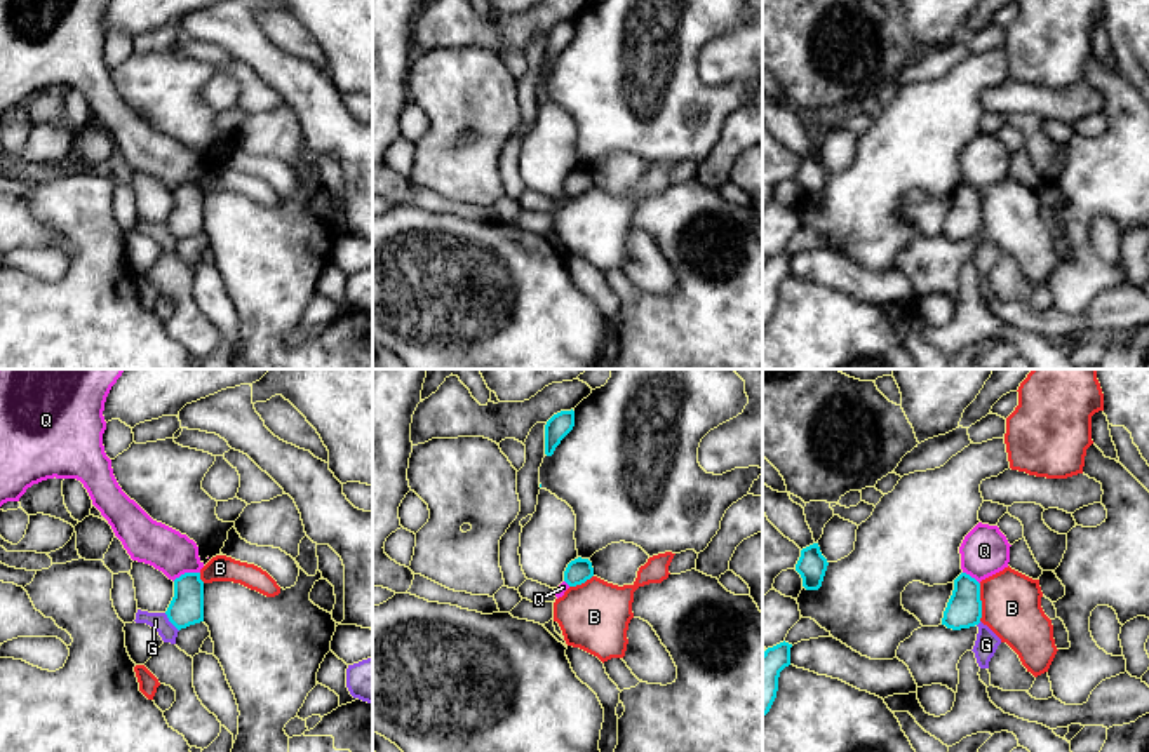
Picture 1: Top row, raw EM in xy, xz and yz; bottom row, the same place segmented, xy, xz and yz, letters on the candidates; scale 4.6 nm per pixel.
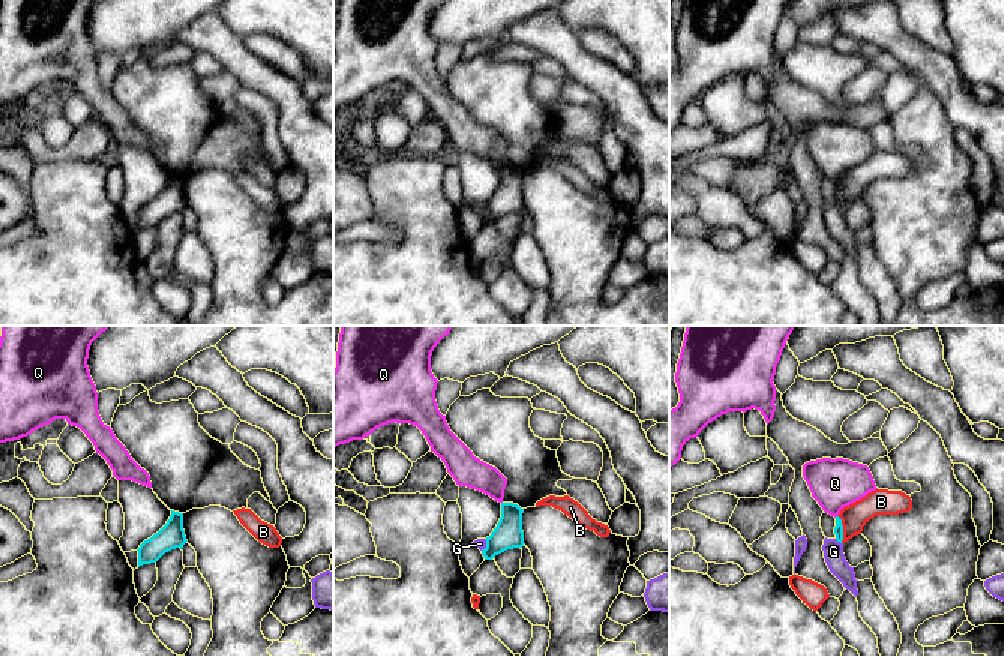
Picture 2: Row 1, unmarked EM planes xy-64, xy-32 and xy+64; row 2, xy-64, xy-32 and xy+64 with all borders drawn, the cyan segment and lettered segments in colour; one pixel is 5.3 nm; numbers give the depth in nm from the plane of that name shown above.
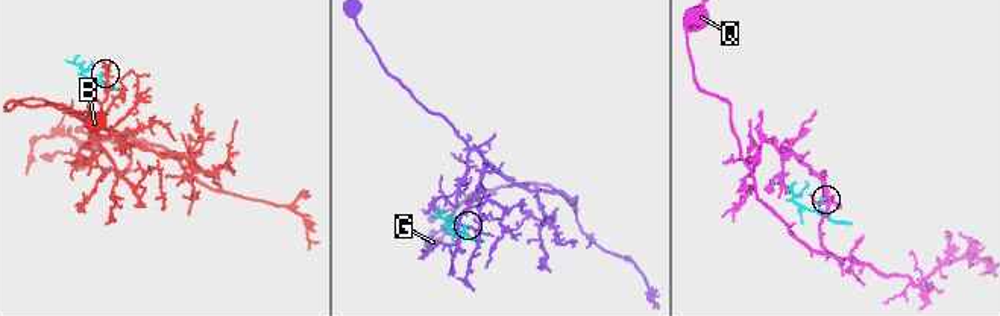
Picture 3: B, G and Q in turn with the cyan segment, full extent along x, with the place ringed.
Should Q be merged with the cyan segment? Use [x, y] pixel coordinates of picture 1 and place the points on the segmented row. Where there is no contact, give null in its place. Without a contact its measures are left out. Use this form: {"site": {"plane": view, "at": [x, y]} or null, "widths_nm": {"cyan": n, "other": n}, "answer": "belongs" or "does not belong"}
{"site": {"plane": "xy", "at": [185, 573]}, "widths_nm": {"cyan": 160, "other": 200}, "answer": "does not belong"}

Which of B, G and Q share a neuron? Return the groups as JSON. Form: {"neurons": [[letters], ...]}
{"neurons": [["B"], ["G"], ["Q"]]}

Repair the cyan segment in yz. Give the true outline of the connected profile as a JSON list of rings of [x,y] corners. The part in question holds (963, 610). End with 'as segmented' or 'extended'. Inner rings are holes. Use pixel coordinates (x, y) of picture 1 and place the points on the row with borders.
[[[966,573],[954,580],[954,590],[944,611],[942,625],[952,630],[970,628],[980,623],[980,583]]]; as segmented

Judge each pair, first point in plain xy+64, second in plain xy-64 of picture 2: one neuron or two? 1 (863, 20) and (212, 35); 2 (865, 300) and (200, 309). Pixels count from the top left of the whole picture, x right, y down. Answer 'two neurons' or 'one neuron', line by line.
1: one neuron
2: two neurons

